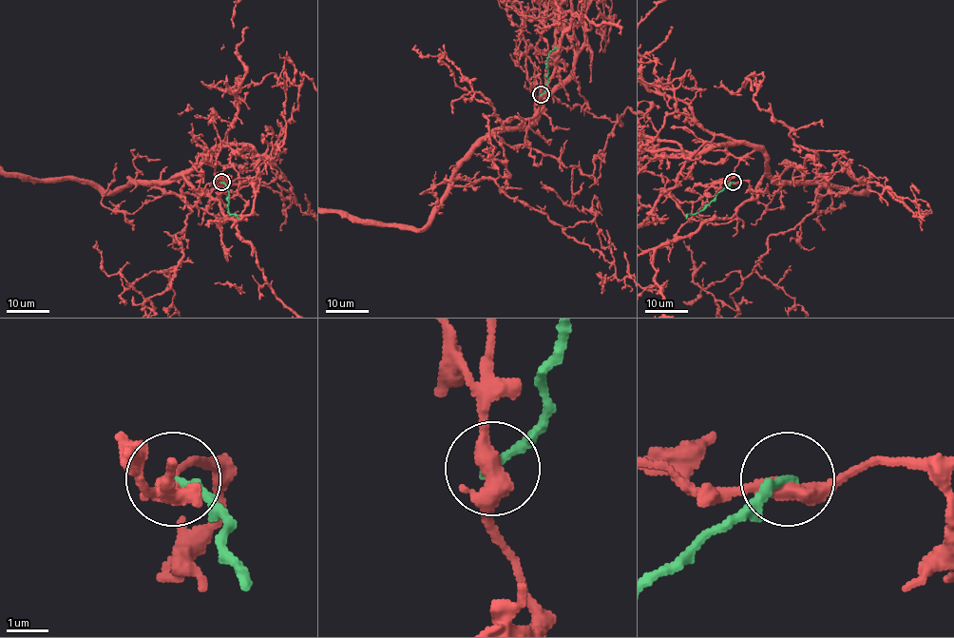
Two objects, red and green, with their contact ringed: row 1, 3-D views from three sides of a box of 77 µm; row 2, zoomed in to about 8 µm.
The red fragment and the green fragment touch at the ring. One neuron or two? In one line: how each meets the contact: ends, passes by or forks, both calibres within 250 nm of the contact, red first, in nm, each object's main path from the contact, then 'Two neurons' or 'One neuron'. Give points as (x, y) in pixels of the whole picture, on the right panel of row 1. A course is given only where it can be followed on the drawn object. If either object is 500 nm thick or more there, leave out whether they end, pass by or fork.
At the ring red passes by. At the ring green ends. Thickness 440 nm (red) against 240 nm. Course of red: (733, 183), (867, 188), (838, 150), (735, 154), (671, 96), (642, 24). Course of green: (733, 182), (685, 219). Two neurons

